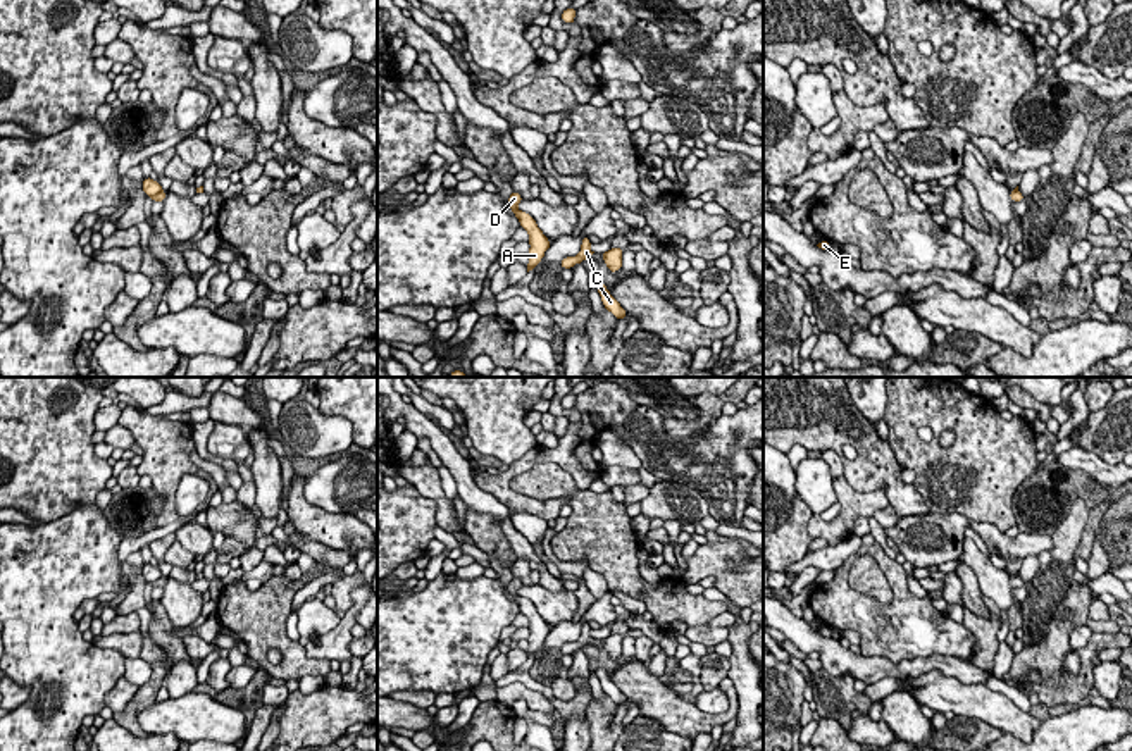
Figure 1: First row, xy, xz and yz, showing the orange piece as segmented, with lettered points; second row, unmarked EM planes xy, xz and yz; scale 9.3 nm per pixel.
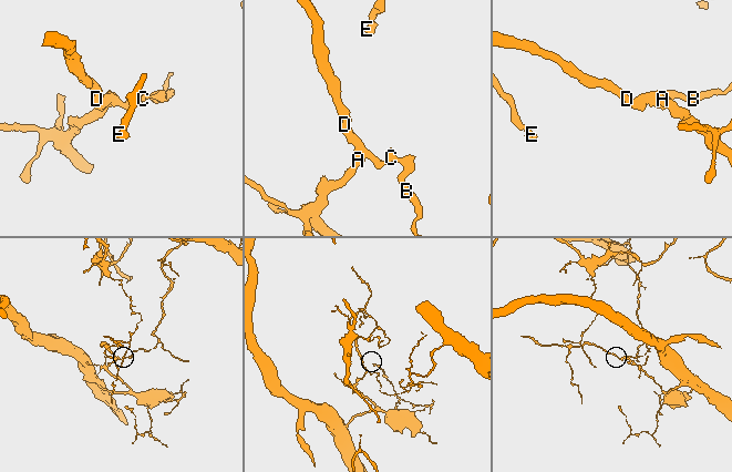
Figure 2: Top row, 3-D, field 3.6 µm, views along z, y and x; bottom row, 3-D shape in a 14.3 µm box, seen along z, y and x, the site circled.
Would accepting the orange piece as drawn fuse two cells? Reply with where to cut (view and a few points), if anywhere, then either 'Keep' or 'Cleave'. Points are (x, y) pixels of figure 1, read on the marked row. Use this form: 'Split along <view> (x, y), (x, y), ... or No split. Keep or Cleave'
Split along xy (162, 190), (152, 197). Cleave

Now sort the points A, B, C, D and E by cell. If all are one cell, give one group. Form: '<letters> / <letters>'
A D / B C E

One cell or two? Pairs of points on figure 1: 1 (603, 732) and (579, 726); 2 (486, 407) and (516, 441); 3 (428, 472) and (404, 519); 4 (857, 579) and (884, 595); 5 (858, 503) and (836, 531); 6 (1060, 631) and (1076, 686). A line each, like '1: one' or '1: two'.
1: two
2: one
3: two
4: one
5: one
6: one

